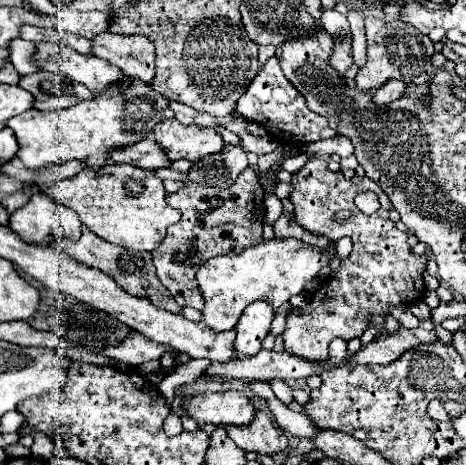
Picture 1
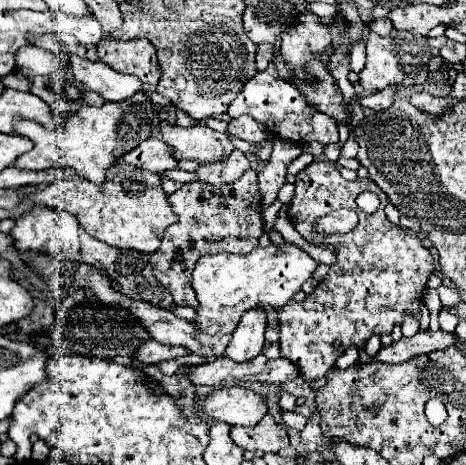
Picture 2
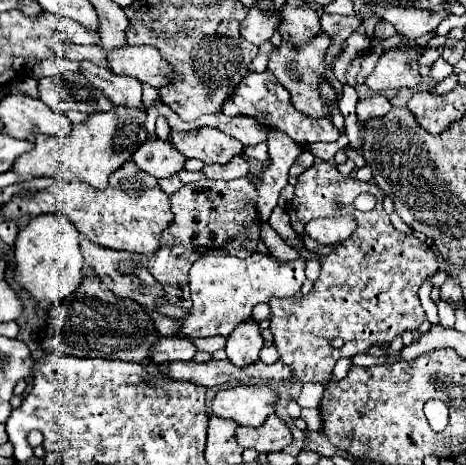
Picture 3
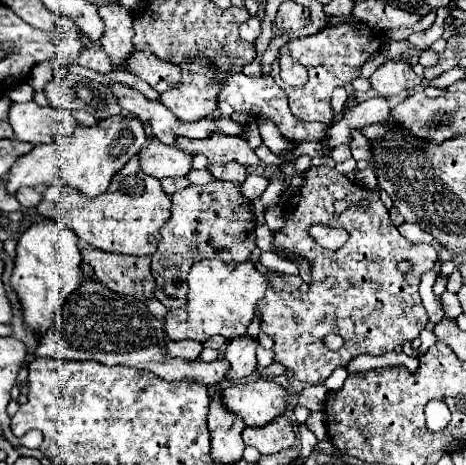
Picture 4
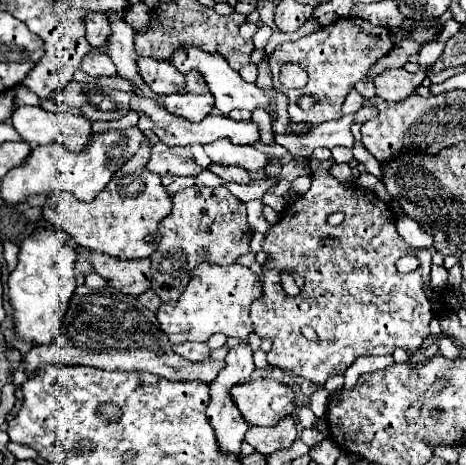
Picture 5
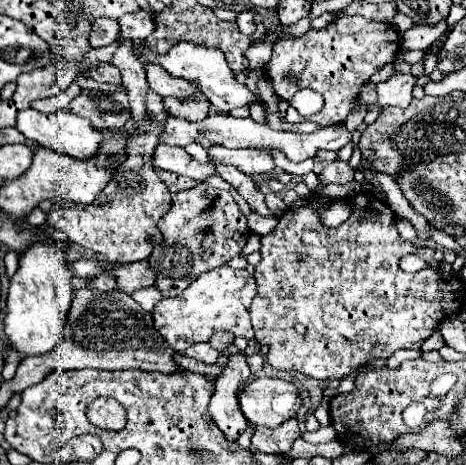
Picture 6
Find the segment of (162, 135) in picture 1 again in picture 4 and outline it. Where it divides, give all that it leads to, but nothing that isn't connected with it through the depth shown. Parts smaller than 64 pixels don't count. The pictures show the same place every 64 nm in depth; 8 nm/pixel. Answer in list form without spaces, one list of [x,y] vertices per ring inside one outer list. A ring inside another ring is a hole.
[[[178,136],[174,146],[182,152],[188,152],[190,156],[202,154],[210,164],[228,164],[232,160],[244,166],[260,164],[254,150],[246,144],[246,140],[238,136],[208,136],[208,140],[188,140],[184,136]]]

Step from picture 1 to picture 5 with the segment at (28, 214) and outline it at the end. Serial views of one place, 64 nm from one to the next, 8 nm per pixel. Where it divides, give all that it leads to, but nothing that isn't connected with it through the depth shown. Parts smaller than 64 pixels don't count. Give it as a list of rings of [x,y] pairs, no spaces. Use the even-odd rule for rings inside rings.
[[[38,228],[34,230],[30,236],[26,236],[20,244],[20,254],[18,254],[18,266],[16,270],[10,274],[8,278],[8,296],[10,296],[10,304],[14,308],[14,330],[18,334],[18,338],[22,338],[24,342],[32,342],[32,344],[50,344],[60,328],[62,316],[66,314],[70,296],[76,290],[76,258],[78,252],[74,246],[68,246],[68,236],[62,230],[54,230],[54,228]]]

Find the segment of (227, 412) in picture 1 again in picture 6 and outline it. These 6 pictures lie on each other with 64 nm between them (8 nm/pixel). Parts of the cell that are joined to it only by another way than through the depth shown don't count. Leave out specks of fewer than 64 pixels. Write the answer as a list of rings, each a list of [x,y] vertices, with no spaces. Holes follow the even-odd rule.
[[[258,378],[238,394],[240,410],[254,426],[276,428],[302,406],[300,390],[282,378]]]

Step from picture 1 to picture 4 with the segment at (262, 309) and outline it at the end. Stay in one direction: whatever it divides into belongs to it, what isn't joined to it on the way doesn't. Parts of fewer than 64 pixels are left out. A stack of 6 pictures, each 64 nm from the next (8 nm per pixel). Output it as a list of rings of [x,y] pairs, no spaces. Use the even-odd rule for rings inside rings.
[[[248,334],[234,336],[232,340],[228,340],[224,358],[230,362],[232,368],[226,380],[232,380],[232,378],[238,380],[252,374],[252,370],[256,368],[256,348],[258,348],[258,340]]]

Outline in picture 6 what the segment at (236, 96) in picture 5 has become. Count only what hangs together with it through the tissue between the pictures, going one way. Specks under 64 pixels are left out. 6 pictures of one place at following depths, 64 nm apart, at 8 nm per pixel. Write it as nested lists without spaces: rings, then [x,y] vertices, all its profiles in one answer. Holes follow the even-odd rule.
[[[182,42],[182,44],[174,46],[166,56],[156,56],[152,52],[146,52],[146,60],[154,62],[154,64],[160,64],[172,76],[184,78],[188,82],[196,82],[202,88],[202,94],[210,100],[210,104],[218,112],[224,112],[226,114],[232,108],[250,106],[250,104],[262,104],[262,98],[258,94],[254,94],[246,84],[240,84],[236,80],[234,72],[228,68],[228,62],[224,60],[224,52],[220,52],[218,48],[204,48],[200,44]]]

